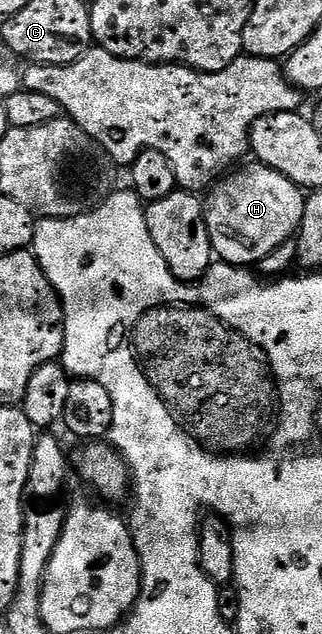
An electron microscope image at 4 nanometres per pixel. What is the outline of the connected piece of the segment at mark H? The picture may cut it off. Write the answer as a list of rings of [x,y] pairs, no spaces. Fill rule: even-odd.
[[[253,166],[227,174],[209,188],[204,199],[206,228],[214,246],[215,256],[223,263],[232,263],[240,268],[250,265],[246,263],[261,264],[262,259],[268,257],[268,253],[272,253],[272,249],[291,242],[302,225],[302,214],[306,204],[303,188],[297,187],[291,179],[284,177],[279,171],[273,171],[271,167]]]

